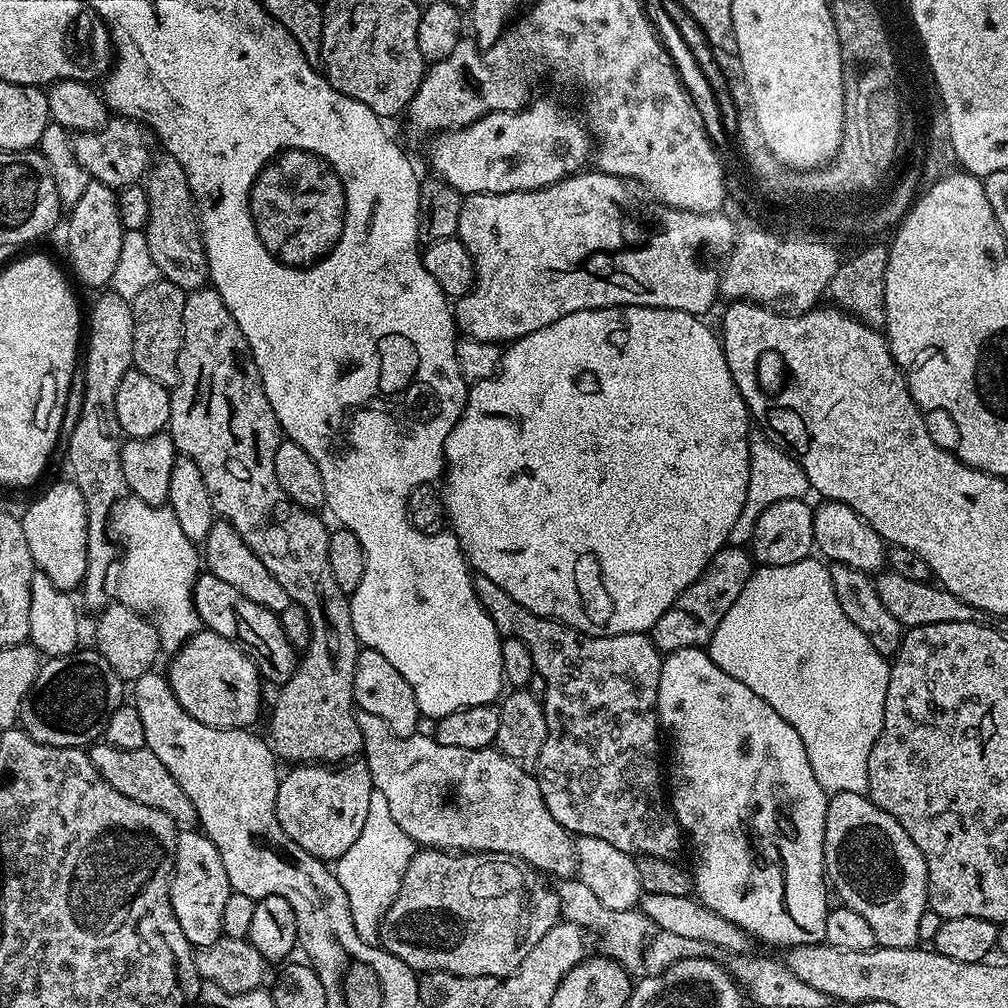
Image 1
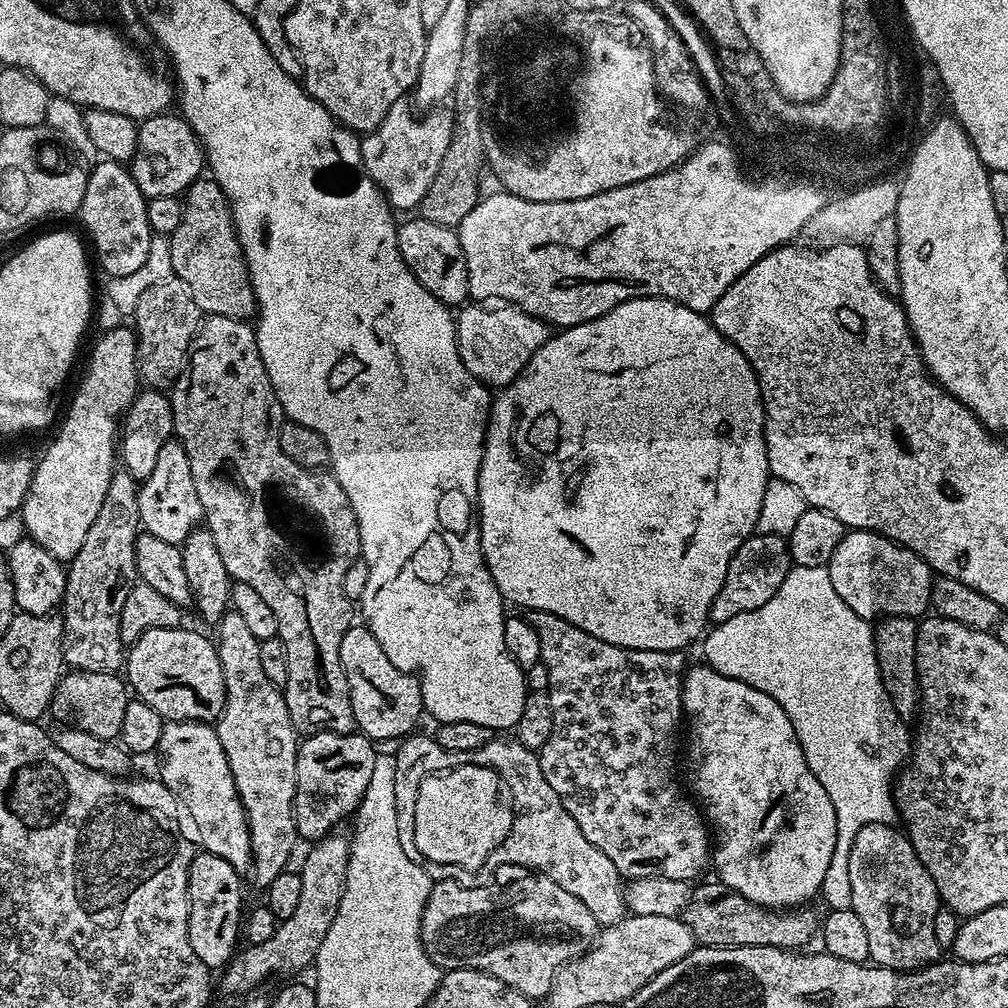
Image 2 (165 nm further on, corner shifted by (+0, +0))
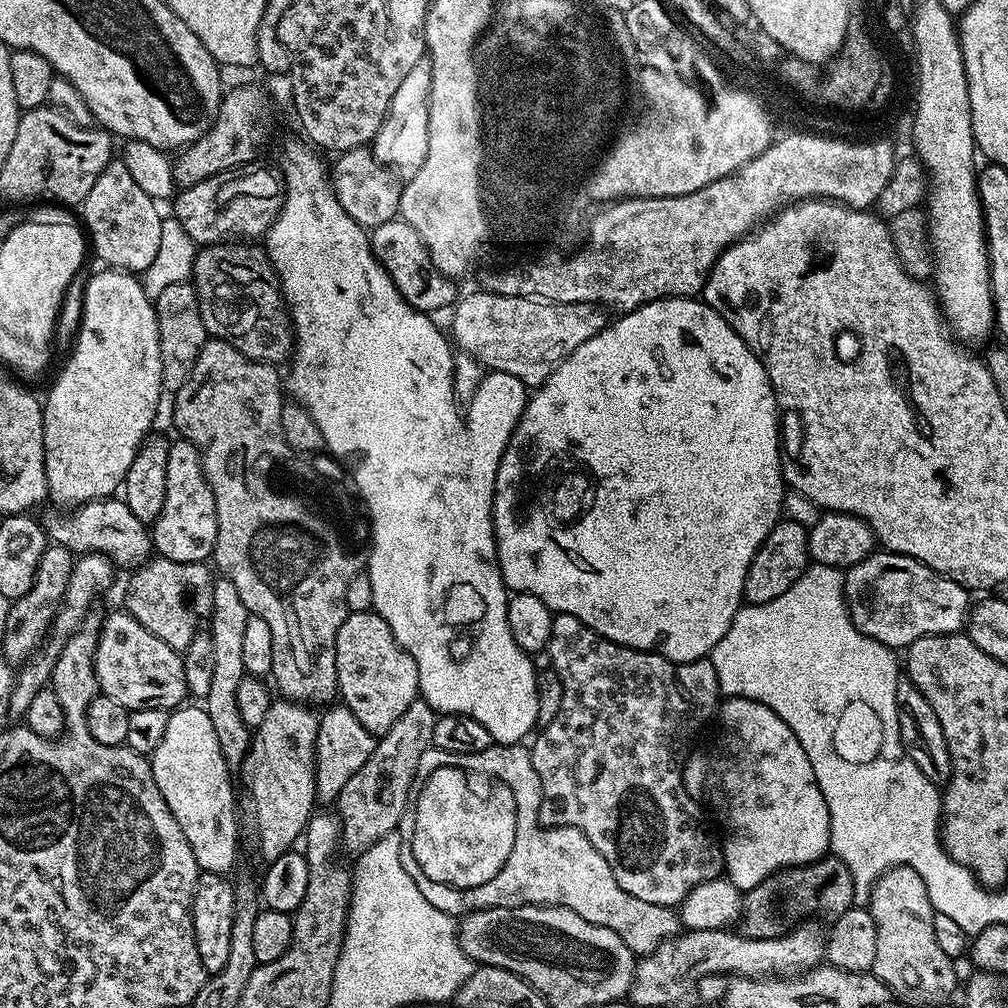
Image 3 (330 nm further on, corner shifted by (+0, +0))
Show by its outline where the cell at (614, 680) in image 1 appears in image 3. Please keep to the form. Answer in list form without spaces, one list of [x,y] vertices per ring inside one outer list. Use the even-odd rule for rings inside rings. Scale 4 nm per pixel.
[[[557,612],[552,617],[550,626],[550,642],[548,643],[552,671],[558,674],[562,682],[562,710],[554,714],[554,722],[543,725],[540,737],[530,744],[534,770],[538,770],[538,778],[542,782],[542,802],[540,803],[540,822],[546,828],[576,828],[610,862],[610,870],[614,870],[614,878],[622,886],[626,894],[634,894],[634,898],[642,898],[642,902],[654,902],[654,906],[675,909],[698,886],[707,880],[717,879],[724,872],[724,850],[719,839],[712,837],[710,829],[704,825],[704,816],[700,813],[697,801],[684,789],[684,761],[693,751],[692,743],[696,735],[704,728],[708,719],[715,717],[718,705],[722,700],[718,674],[714,670],[711,659],[695,660],[693,664],[675,664],[657,652],[643,652],[637,648],[627,648],[621,644],[610,642],[606,637],[590,630],[581,620],[565,612]]]

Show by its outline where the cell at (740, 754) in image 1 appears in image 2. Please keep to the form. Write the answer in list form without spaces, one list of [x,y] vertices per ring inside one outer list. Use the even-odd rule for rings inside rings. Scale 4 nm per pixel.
[[[699,662],[687,669],[684,673],[684,703],[683,719],[686,721],[686,744],[688,740],[688,776],[692,779],[692,788],[696,791],[695,799],[699,807],[706,810],[706,820],[714,829],[714,851],[710,860],[716,864],[716,872],[719,883],[732,888],[742,898],[750,898],[750,902],[761,904],[769,910],[795,910],[809,903],[811,896],[815,897],[822,886],[822,878],[826,878],[826,870],[830,867],[830,858],[834,854],[836,845],[836,819],[834,818],[834,806],[822,790],[822,782],[810,774],[806,766],[806,754],[802,754],[802,746],[794,734],[794,726],[790,726],[790,718],[786,718],[786,710],[778,706],[770,694],[762,690],[754,690],[754,686],[746,686],[746,682],[738,682],[734,678],[726,678],[726,674],[718,674],[706,662]]]

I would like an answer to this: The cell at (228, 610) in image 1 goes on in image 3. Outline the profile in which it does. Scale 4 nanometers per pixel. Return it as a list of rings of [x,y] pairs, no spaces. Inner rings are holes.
[[[122,498],[91,500],[68,511],[60,506],[52,506],[45,516],[39,517],[39,521],[51,543],[66,546],[66,550],[74,554],[100,552],[113,565],[120,567],[121,564],[127,570],[135,570],[141,564],[148,563],[154,552],[149,525],[134,518],[130,506],[126,506]]]

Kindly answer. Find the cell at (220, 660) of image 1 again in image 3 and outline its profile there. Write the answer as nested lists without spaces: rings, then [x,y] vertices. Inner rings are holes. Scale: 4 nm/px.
[[[119,610],[103,617],[96,647],[96,677],[100,692],[126,706],[129,712],[143,708],[175,710],[189,695],[184,658],[177,649],[166,646],[162,638],[150,634],[128,611]]]

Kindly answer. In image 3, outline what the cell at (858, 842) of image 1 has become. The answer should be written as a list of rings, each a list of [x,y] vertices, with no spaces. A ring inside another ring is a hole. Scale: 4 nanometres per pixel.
[[[889,868],[870,889],[870,911],[878,930],[878,954],[874,956],[872,972],[908,1004],[940,1004],[956,988],[956,968],[953,957],[947,956],[934,938],[934,913],[926,882],[912,868]]]

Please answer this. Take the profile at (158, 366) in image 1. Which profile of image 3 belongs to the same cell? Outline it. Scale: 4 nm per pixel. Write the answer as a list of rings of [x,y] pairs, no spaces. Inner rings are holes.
[[[191,283],[166,286],[166,290],[162,290],[162,294],[154,298],[154,303],[162,350],[162,382],[169,393],[175,394],[186,382],[186,378],[190,378],[194,370],[194,362],[202,350],[204,341],[209,339],[209,335],[202,322],[200,297],[196,295],[195,287]]]

